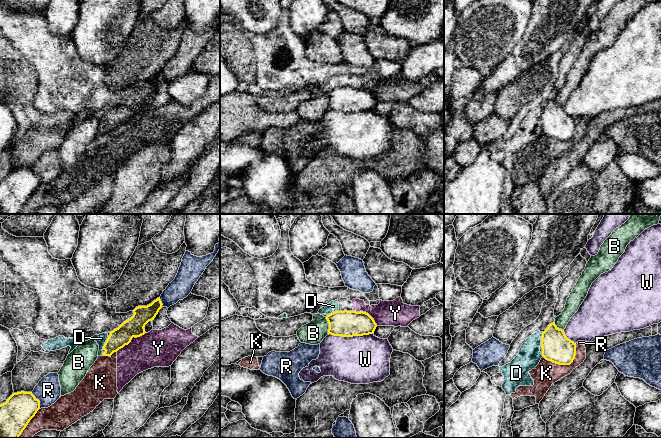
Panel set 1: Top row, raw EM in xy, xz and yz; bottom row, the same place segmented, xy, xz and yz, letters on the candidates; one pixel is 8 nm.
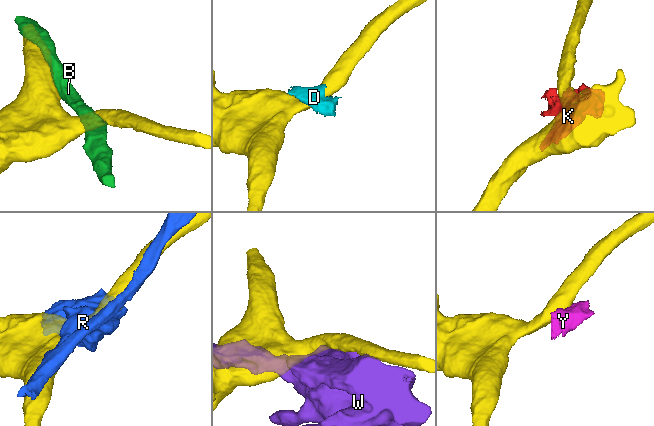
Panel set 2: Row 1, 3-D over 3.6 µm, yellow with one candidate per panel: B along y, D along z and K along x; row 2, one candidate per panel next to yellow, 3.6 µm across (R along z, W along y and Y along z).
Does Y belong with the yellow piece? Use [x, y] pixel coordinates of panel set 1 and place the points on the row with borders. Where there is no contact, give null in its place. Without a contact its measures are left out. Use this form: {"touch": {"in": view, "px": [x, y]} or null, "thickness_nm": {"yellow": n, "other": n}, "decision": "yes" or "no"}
{"touch": {"in": "xy", "px": [131, 339]}, "thickness_nm": {"yellow": 160, "other": 300}, "decision": "no"}

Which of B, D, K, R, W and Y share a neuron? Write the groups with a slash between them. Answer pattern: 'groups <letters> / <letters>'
groups B / D K Y / R / W

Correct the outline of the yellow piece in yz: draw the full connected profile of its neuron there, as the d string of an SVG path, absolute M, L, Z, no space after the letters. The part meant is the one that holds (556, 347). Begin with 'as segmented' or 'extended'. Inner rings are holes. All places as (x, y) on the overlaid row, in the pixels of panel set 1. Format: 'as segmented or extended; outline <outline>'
as segmented; outline M555 322L548 325L541 337L542 356L559 365L570 365L575 359L576 343L568 339Z

